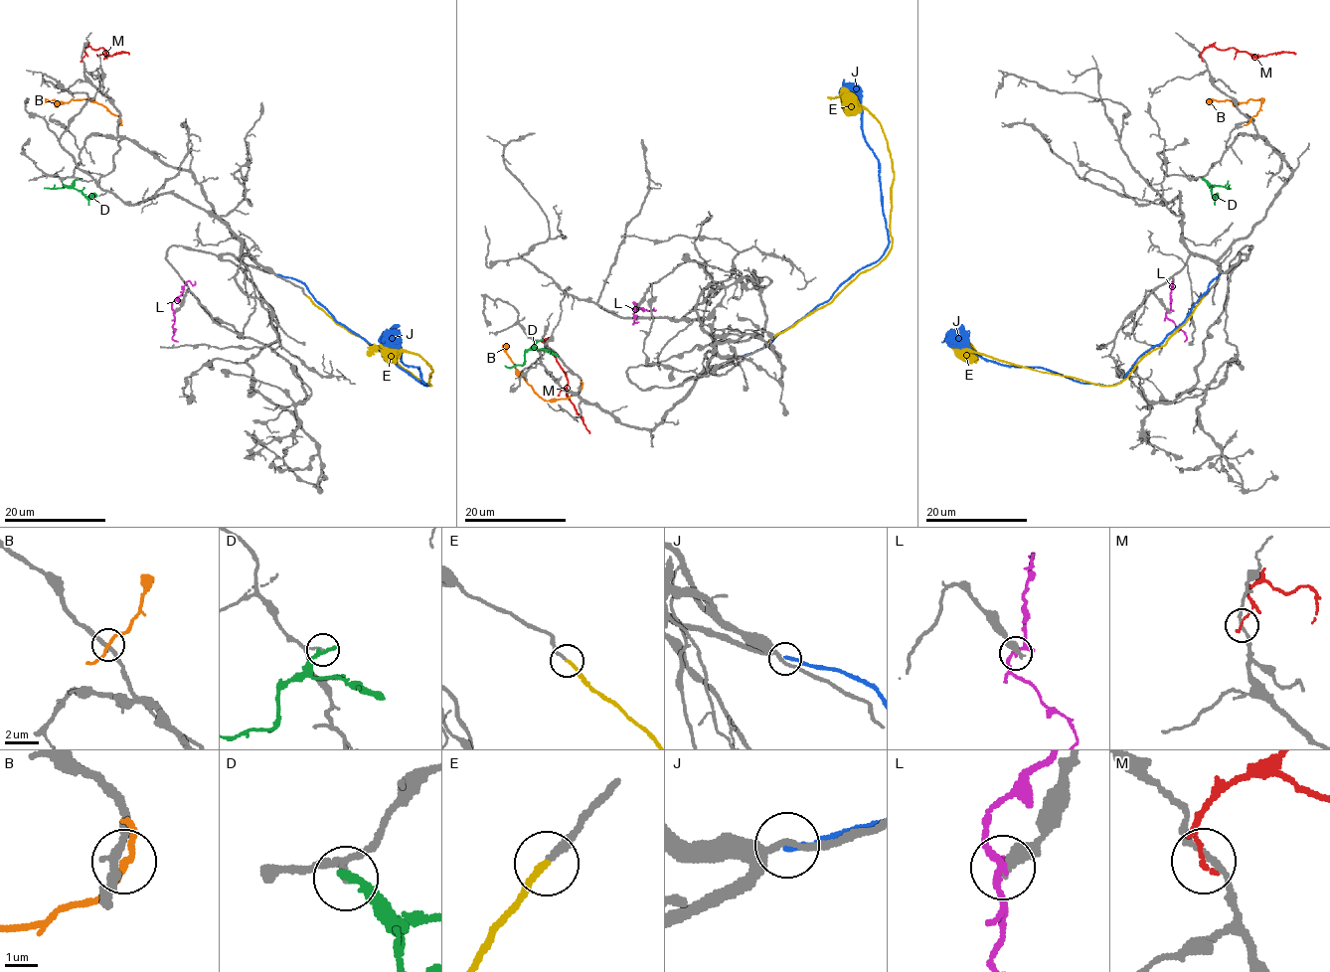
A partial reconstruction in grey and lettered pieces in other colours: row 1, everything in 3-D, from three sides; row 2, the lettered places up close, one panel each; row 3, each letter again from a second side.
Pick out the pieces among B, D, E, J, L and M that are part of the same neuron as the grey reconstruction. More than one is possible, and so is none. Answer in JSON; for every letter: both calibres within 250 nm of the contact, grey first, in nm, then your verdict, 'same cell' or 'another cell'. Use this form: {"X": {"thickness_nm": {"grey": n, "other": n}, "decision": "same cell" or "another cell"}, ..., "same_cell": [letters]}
{"B": {"thickness_nm": {"grey": 260, "other": 180}, "decision": "another cell"}, "D": {"thickness_nm": {"grey": 150, "other": 320}, "decision": "another cell"}, "E": {"thickness_nm": {"grey": 180, "other": 200}, "decision": "same cell"}, "J": {"thickness_nm": {"grey": 200, "other": 200}, "decision": "another cell"}, "L": {"thickness_nm": {"grey": 480, "other": 170}, "decision": "another cell"}, "M": {"thickness_nm": {"grey": 170, "other": 140}, "decision": "another cell"}, "same_cell": ["E"]}

